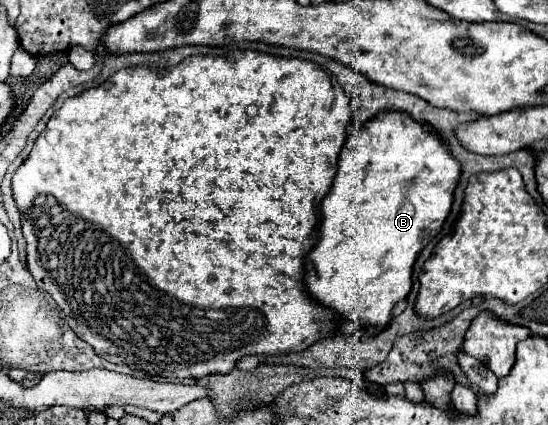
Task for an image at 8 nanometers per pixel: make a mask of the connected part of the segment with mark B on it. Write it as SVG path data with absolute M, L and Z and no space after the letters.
M399 111L381 113L375 119L371 119L369 123L365 123L363 129L356 130L350 135L351 137L345 141L345 145L339 153L339 167L337 167L337 175L333 179L333 187L325 195L325 199L321 201L321 217L323 219L319 223L319 241L307 255L315 269L307 269L305 287L309 287L309 293L313 293L313 299L317 299L317 303L333 309L341 317L353 319L359 327L387 327L389 321L391 321L393 307L399 301L403 301L407 297L407 293L411 291L411 271L413 271L413 263L415 263L419 251L441 231L441 227L443 227L443 223L449 215L449 209L451 209L451 203L453 203L453 191L455 191L457 179L461 175L461 167L451 157L451 153L447 151L447 147L441 143L441 139L435 133L427 131L421 123L413 121L409 115L399 113Z

